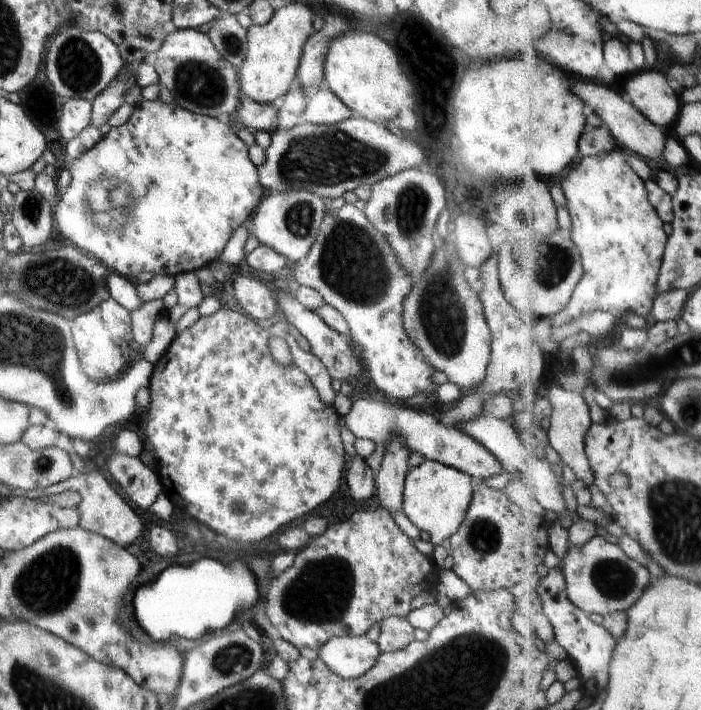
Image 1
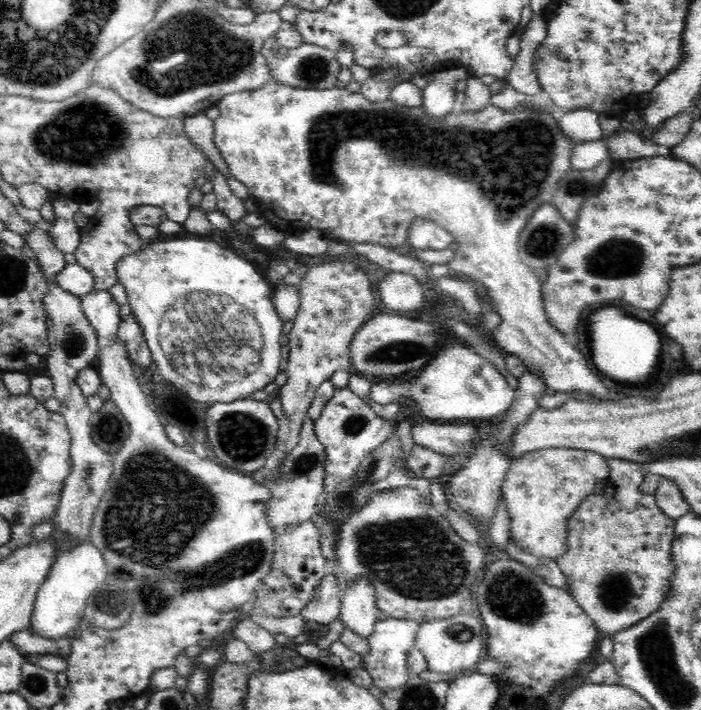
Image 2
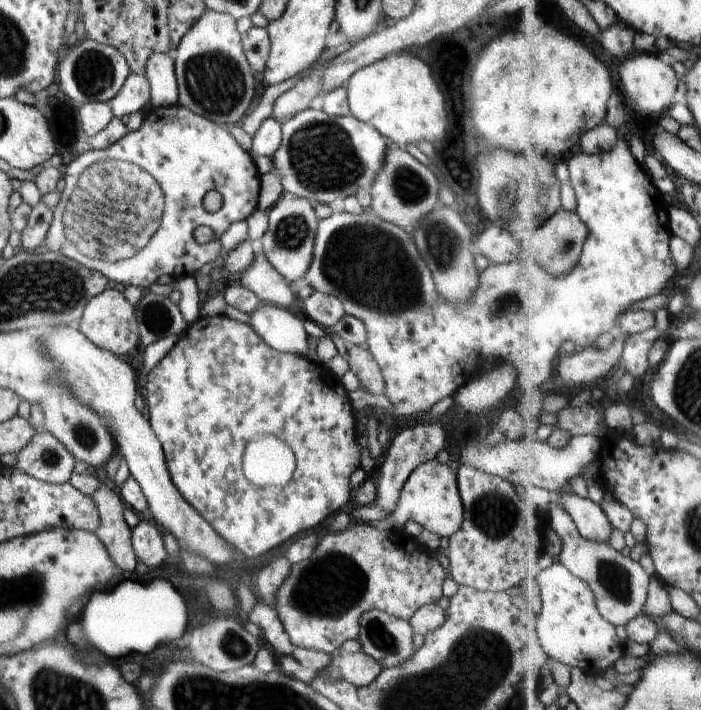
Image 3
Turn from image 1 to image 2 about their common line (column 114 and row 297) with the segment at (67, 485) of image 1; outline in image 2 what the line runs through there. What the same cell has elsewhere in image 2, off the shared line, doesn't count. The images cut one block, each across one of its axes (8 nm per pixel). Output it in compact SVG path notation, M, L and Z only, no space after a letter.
M274 80L266 83L262 88L249 91L233 92L224 95L218 103L220 115L215 119L216 129L214 145L221 153L221 158L226 162L230 173L237 181L243 182L249 191L254 203L254 208L267 220L268 225L273 225L285 234L299 229L313 228L322 231L330 240L357 242L358 244L380 244L391 249L404 244L408 238L409 228L414 219L430 219L442 228L448 230L454 237L455 258L452 263L452 274L458 277L470 278L470 282L484 286L485 293L490 297L494 311L501 316L501 323L492 331L493 345L502 354L516 354L530 371L538 371L546 383L546 388L554 392L584 392L593 399L604 400L618 397L618 392L606 388L598 374L588 366L584 354L578 350L575 343L570 341L564 333L558 331L546 315L544 299L542 299L542 284L539 276L527 264L522 262L519 255L518 239L521 230L526 226L528 219L536 210L546 203L551 203L556 192L558 181L571 170L571 152L574 143L566 137L561 130L556 117L546 109L534 109L522 105L513 111L492 105L485 106L482 110L463 112L453 109L442 120L432 118L421 106L400 106L389 98L384 102L373 102L362 91L350 92L347 88L326 88L314 90L313 88L294 88Z

